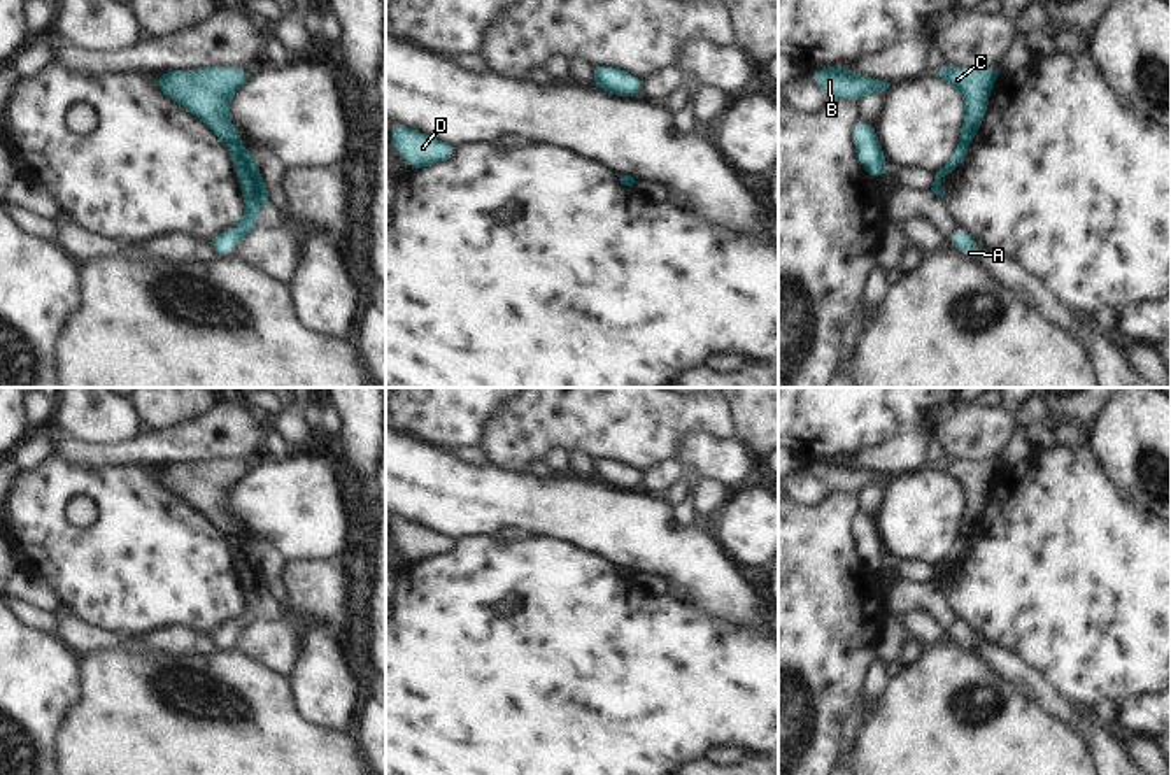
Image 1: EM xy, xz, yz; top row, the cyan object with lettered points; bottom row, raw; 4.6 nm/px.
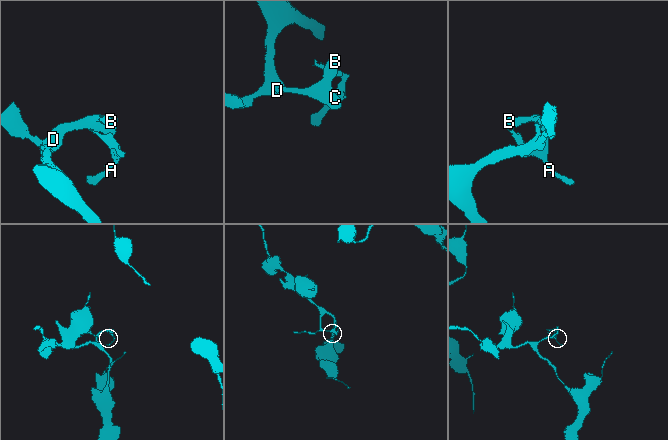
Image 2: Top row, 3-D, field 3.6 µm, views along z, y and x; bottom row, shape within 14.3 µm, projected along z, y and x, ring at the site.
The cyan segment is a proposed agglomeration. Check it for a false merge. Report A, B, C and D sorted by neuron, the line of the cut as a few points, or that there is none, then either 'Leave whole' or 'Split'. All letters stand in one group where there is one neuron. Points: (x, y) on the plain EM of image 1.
Groups: A / B C D. Split along xy (239, 535), (228, 539). Split.

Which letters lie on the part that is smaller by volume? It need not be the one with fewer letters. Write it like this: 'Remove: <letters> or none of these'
Remove: A

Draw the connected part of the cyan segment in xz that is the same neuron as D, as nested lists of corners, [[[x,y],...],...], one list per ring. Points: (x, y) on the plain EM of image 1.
[[[391,517],[391,535],[394,544],[408,554],[410,563],[442,556],[458,547],[451,537],[401,517]]]

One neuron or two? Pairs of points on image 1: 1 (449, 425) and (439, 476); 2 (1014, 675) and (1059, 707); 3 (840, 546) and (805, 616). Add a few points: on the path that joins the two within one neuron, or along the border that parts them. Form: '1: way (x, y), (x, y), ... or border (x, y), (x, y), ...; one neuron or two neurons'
1: border (404, 432), (442, 447); two neurons
2: way (1024, 679), (1049, 698); one neuron
3: way (823, 563), (805, 581), (805, 598); one neuron

